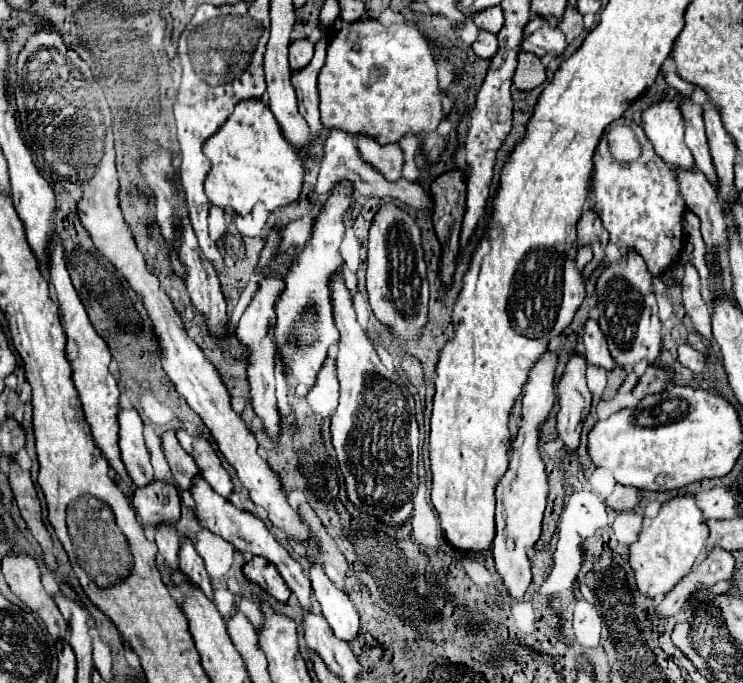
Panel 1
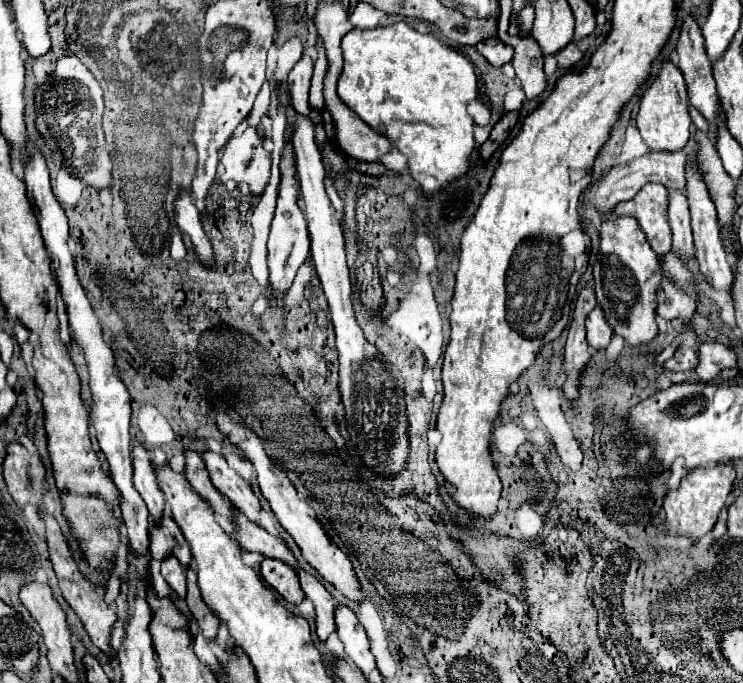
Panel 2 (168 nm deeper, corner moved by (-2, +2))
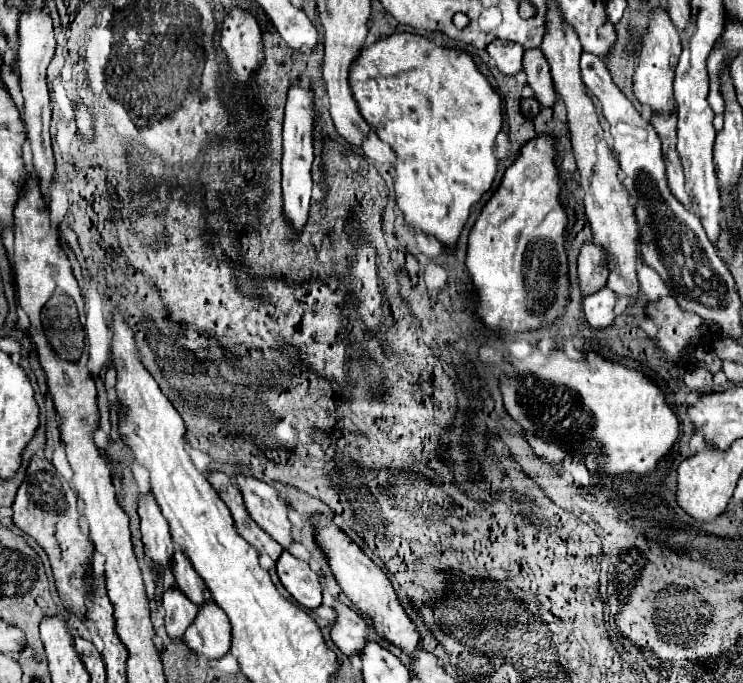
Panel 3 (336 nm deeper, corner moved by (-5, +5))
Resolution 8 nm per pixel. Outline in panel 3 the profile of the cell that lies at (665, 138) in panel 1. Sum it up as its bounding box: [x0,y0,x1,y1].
[634,8,682,116]

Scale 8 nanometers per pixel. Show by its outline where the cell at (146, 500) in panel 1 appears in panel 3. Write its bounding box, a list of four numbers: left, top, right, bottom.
[174,550,212,606]

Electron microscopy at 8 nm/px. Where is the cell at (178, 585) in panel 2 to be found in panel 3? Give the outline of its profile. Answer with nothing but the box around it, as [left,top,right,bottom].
[162,586,198,638]

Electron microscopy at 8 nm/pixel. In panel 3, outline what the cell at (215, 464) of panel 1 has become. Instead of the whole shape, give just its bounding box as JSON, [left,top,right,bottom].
[234,474,294,548]

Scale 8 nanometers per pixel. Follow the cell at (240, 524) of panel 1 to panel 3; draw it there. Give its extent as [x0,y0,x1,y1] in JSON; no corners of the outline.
[330,600,368,656]

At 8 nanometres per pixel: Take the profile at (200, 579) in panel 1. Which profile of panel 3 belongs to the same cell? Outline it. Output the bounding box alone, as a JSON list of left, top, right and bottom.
[184,602,230,660]

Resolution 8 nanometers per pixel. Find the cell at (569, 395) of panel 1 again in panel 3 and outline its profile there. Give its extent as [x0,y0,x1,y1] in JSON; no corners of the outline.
[578,242,608,298]

